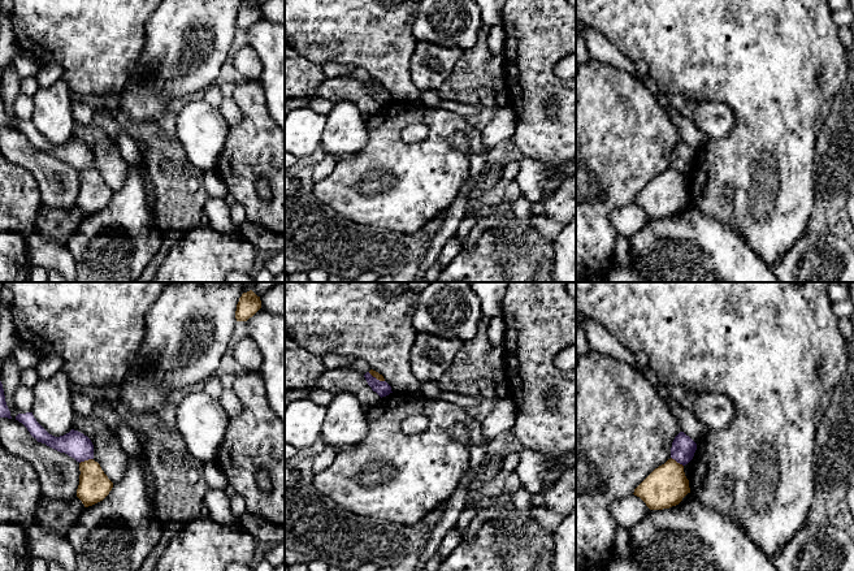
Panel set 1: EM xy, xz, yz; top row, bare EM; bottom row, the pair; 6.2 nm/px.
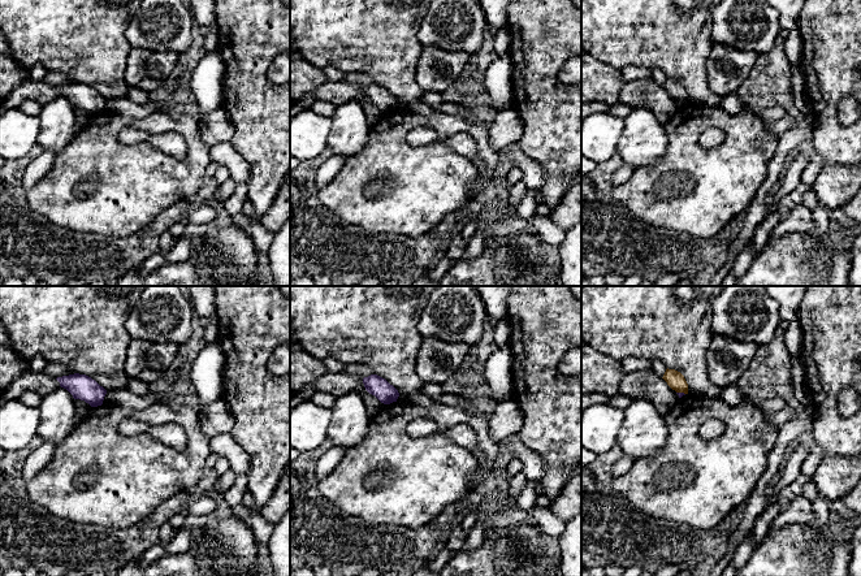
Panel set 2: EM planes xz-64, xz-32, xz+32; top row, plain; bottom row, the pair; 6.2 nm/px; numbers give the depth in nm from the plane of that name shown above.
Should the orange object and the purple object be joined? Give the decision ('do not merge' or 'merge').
do not merge

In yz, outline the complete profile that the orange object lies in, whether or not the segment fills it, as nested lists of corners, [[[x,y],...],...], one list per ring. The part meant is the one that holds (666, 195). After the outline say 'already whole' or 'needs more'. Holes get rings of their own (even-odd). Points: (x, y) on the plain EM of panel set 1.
[[[668,168],[655,177],[636,198],[650,219],[663,219],[679,213],[690,202],[689,189],[684,174],[675,168]]] | already whole

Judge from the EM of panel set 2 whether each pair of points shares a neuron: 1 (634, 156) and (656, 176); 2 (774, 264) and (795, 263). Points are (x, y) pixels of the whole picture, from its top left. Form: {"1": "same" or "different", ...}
{"1": "different", "2": "same"}

